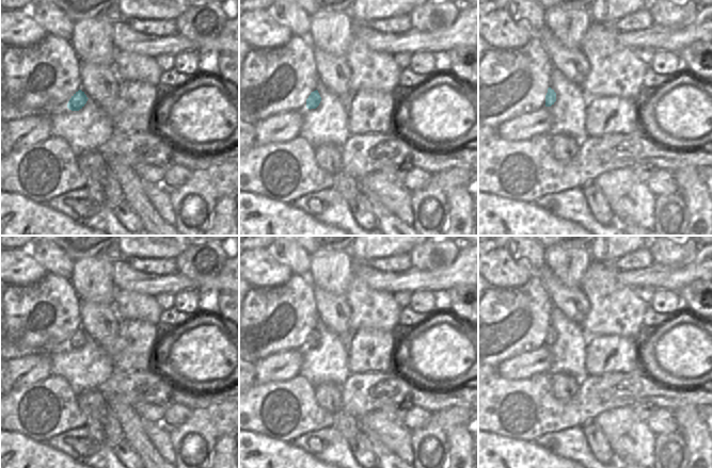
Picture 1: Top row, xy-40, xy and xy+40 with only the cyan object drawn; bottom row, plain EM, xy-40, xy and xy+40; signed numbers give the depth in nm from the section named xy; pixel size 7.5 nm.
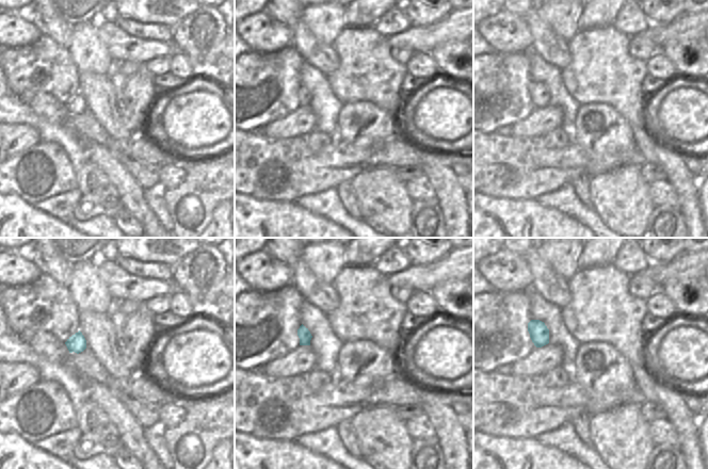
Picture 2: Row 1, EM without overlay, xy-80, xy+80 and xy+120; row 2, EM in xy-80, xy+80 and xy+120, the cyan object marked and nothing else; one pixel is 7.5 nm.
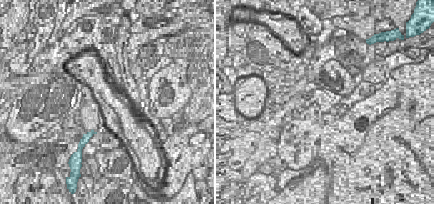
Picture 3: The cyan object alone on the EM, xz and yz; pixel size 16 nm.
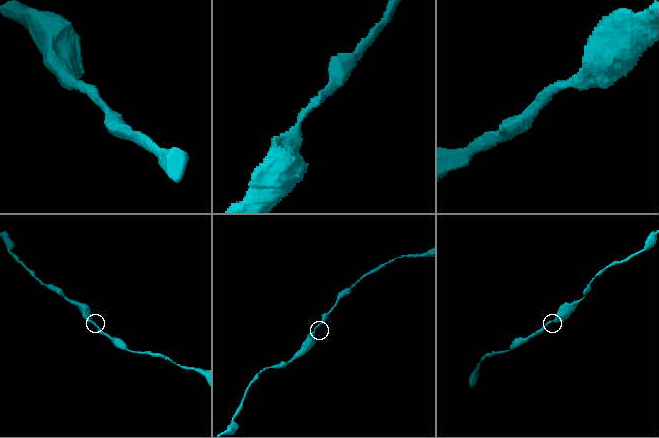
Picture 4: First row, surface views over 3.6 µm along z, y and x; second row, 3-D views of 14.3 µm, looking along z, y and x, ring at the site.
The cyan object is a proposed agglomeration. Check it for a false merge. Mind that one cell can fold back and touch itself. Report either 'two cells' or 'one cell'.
one cell

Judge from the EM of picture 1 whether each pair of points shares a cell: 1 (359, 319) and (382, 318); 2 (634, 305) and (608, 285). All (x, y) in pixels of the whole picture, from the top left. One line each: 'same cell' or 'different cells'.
1: same cell
2: same cell

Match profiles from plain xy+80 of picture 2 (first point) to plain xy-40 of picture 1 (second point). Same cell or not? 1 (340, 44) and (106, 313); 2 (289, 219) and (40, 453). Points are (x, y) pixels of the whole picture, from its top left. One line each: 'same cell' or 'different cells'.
1: different cells
2: same cell

